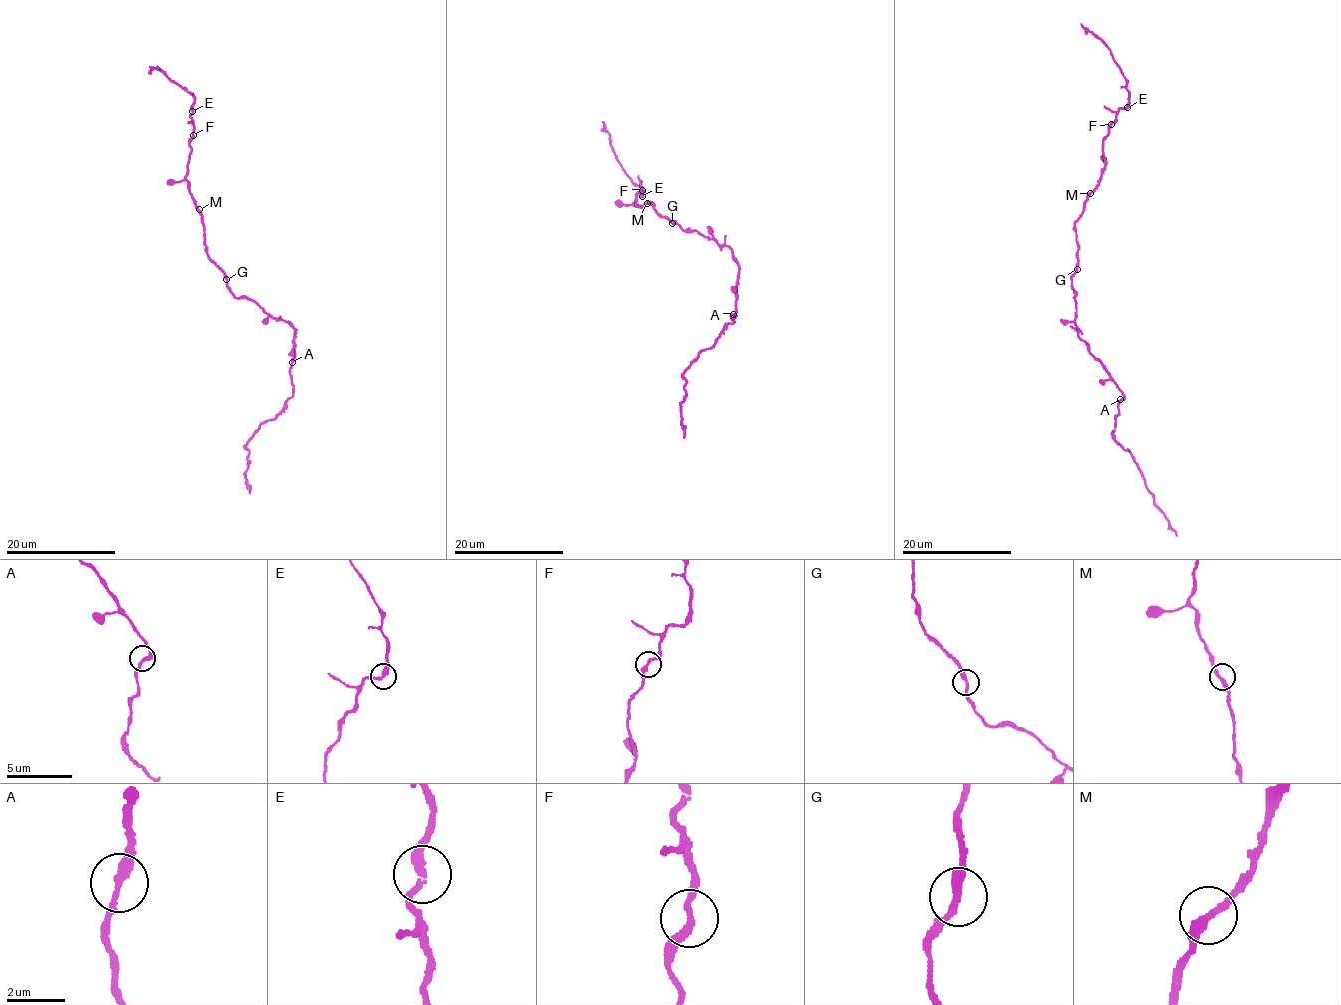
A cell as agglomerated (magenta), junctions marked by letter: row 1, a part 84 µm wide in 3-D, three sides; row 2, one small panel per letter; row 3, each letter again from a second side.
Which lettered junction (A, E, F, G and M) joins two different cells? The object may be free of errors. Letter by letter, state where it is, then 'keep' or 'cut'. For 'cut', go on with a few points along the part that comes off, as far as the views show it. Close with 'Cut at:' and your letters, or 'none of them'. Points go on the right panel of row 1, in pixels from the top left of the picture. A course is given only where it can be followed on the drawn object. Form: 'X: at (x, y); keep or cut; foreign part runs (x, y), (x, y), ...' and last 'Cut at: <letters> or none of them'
A: at (1120, 399); keep
E: at (1127, 107); keep
F: at (1111, 124); keep
G: at (1077, 269); keep
M: at (1090, 193); keep
Cut at: none of them

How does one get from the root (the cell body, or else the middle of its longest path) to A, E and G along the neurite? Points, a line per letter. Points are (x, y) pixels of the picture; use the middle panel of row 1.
A: (696, 231), (731, 250), (739, 267), (736, 312), (733, 314)
E: (696, 231), (683, 230), (676, 221), (659, 215), (651, 201), (634, 205), (639, 188), (641, 196)
G: (696, 231), (683, 230), (676, 221), (672, 223)

